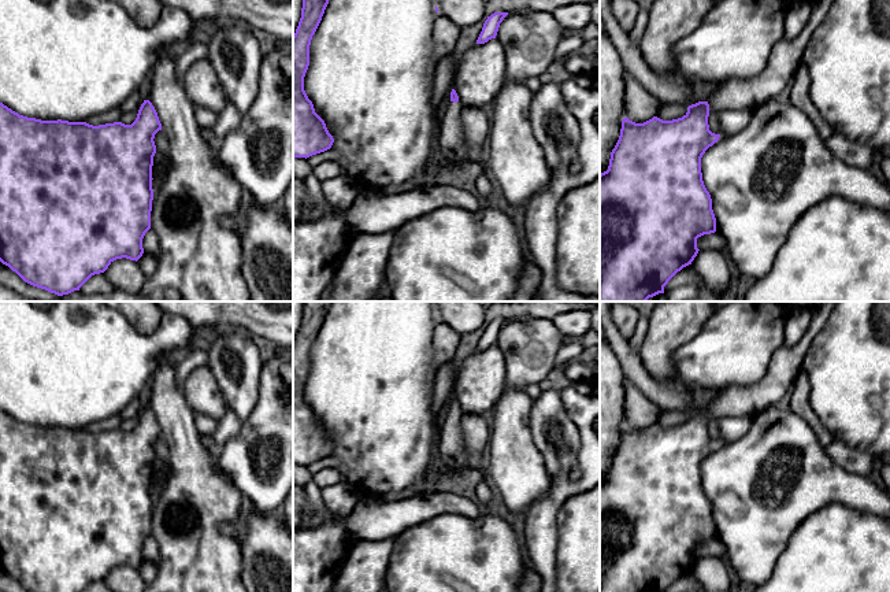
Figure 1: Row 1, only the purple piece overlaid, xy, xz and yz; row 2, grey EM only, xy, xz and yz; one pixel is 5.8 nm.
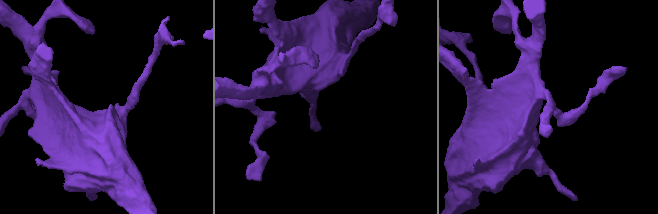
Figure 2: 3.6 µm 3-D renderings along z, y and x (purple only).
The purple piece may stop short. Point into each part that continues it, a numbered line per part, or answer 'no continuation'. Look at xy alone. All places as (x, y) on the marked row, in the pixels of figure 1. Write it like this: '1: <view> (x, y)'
no continuation

